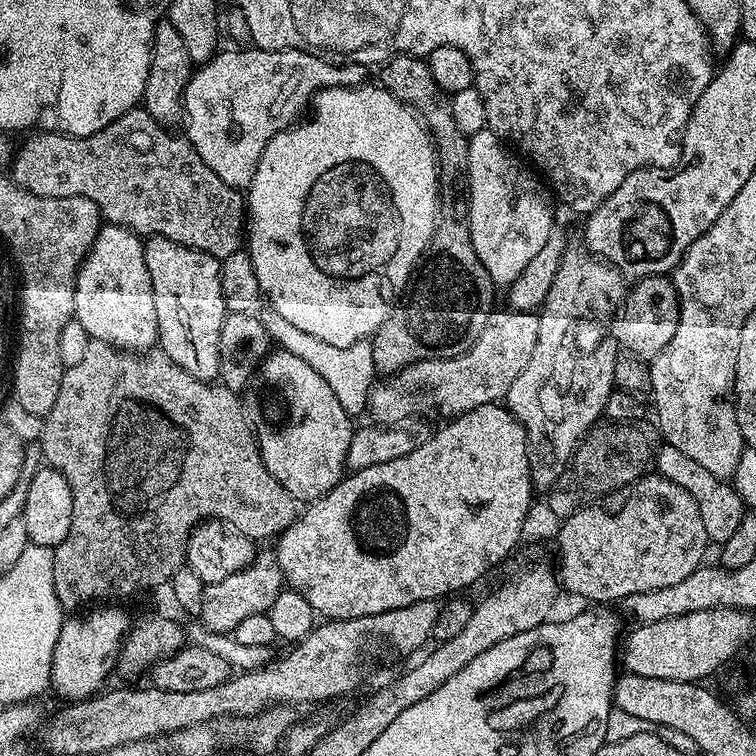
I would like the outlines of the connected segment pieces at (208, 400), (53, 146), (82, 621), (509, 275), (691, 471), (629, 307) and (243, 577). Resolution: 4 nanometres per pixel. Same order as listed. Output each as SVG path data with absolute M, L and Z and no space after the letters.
M89 339L83 358L74 366L65 368L58 398L47 416L43 417L43 421L38 447L48 459L45 460L47 467L58 469L62 478L70 482L70 494L74 498L70 531L54 550L54 594L58 594L58 602L65 610L76 610L79 609L76 608L79 604L91 605L93 602L124 602L120 600L128 600L139 592L148 592L159 584L167 585L174 573L185 563L189 532L206 520L220 520L253 542L261 542L260 540L271 541L279 537L298 518L297 501L285 490L282 482L278 482L278 478L274 478L274 474L266 470L262 462L256 437L252 435L252 425L244 414L243 399L219 382L199 380L194 378L194 374L186 374L182 366L170 362L170 358L166 358L162 351L149 350L137 354L125 352L101 340Z
M143 106L132 108L114 122L110 122L110 126L106 126L89 136L65 136L62 132L36 130L29 135L32 136L29 140L22 141L15 149L10 161L10 179L12 183L19 186L22 190L26 190L30 194L38 194L42 198L70 198L71 196L90 198L90 202L94 202L94 206L98 206L101 217L107 223L129 228L141 238L147 238L149 236L170 238L170 242L178 242L182 246L190 246L194 250L210 254L218 261L230 258L230 254L241 251L242 245L246 240L245 197L237 189L226 186L226 182L222 182L222 178L218 178L218 174L214 174L214 170L210 170L210 166L206 166L206 162L202 162L198 150L194 150L194 146L187 138L183 135L175 136L172 132L175 131L169 130L165 125L159 124Z
M96 606L85 616L72 614L67 617L58 634L58 642L54 646L54 658L52 659L52 686L51 691L57 692L60 696L65 696L65 701L75 702L86 700L89 696L97 695L105 687L104 679L116 667L116 659L120 657L120 646L124 642L130 627L130 619L123 612L120 606Z
M489 127L468 137L466 223L474 250L496 286L509 286L518 278L545 245L554 223L545 185L511 154L509 145Z
M667 442L657 447L654 468L659 475L682 486L682 490L686 490L694 498L694 502L698 502L698 514L702 514L702 526L706 526L706 534L713 545L724 544L726 538L730 538L730 534L738 530L738 522L742 522L742 518L746 515L746 505L729 481L720 480L714 474L710 474L710 470L698 466L694 458L682 454L682 450L670 446Z
M651 276L635 281L627 289L618 315L615 343L627 355L651 362L655 356L662 354L662 350L666 350L666 342L670 342L670 338L674 338L674 330L678 330L680 303L671 279L668 276Z
M257 551L252 562L238 570L238 574L230 574L230 578L222 578L222 582L214 582L205 587L204 605L199 619L210 631L230 634L238 622L242 622L242 618L250 618L250 614L267 613L270 606L274 606L274 598L278 598L284 587L284 575L276 565L275 555L271 551Z

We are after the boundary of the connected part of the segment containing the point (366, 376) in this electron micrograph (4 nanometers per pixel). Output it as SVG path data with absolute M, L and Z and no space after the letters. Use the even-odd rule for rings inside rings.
M271 310L265 311L262 319L264 329L268 332L268 339L273 345L279 346L283 351L294 354L294 358L302 358L306 366L310 366L321 378L326 378L326 386L334 390L338 402L342 402L342 410L350 418L356 418L359 412L363 413L368 407L368 395L372 393L372 385L378 373L374 366L372 345L368 340L359 340L350 346L330 346L330 342L322 342L322 338L314 338L314 334L306 334L306 330L298 330L282 318L282 314Z

